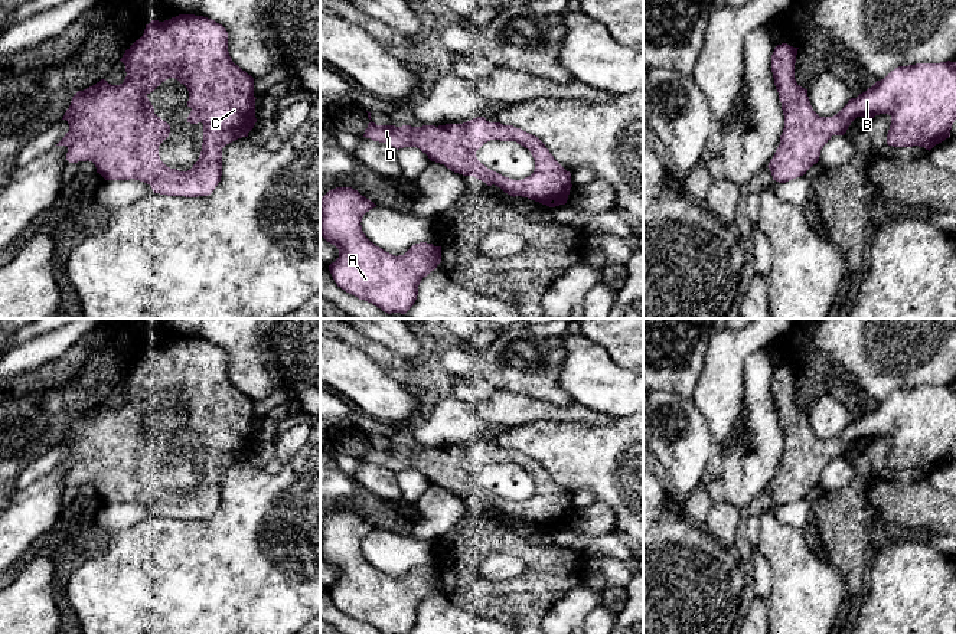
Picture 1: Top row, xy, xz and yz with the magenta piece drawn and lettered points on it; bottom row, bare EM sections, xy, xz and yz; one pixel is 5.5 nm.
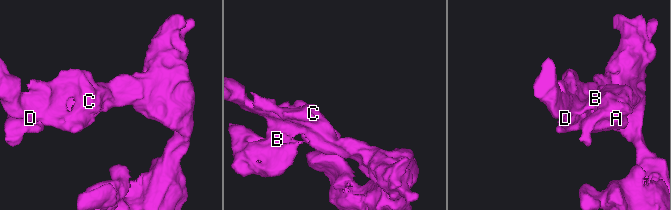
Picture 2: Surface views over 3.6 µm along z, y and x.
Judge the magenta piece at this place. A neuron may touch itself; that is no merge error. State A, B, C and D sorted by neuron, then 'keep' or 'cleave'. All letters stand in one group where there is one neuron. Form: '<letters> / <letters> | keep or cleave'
A B C D | keep

